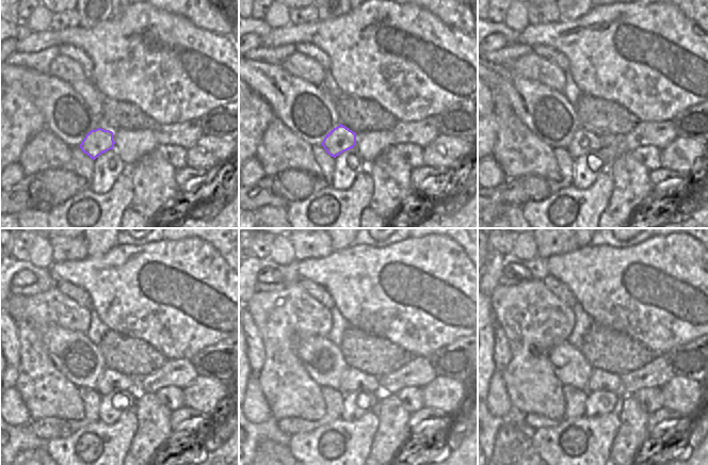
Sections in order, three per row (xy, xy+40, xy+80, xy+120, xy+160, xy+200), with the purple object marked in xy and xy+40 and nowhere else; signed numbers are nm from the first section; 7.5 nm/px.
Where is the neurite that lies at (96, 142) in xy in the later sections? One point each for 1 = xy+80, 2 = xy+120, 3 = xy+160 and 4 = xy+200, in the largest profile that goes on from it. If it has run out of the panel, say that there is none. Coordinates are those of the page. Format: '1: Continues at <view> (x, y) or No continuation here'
1: Continues at xy+80 (583, 141)
2: Continues at xy+120 (110, 380)
3: Continues at xy+160 (352, 380)
4: Continues at xy+200 (599, 380)

